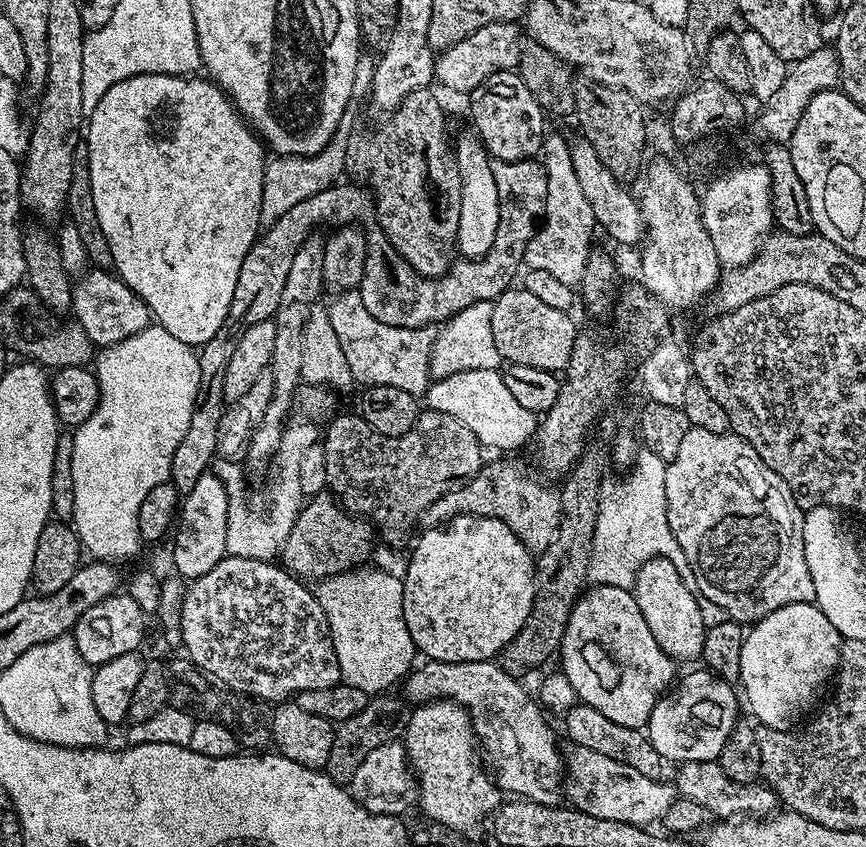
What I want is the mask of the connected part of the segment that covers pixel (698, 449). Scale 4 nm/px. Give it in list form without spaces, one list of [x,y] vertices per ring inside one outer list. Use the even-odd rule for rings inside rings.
[[[689,427],[678,454],[666,464],[666,514],[668,525],[690,562],[695,583],[704,584],[703,599],[739,622],[755,622],[774,610],[791,604],[810,604],[815,601],[814,578],[806,566],[804,549],[804,512],[786,482],[770,466],[758,458],[758,454],[741,436],[712,434]],[[736,516],[774,516],[778,526],[792,528],[768,528],[780,536],[780,544],[768,544],[768,562],[762,570],[754,568],[756,580],[748,580],[748,550],[758,552],[758,542],[746,540],[742,546],[730,546],[714,542],[708,552],[704,544],[710,534],[686,534],[694,530],[674,530],[674,524],[726,524]]]

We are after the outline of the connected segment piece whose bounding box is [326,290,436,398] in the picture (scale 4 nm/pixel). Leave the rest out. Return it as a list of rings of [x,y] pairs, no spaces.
[[[359,291],[344,292],[328,308],[327,327],[337,334],[351,379],[360,386],[398,386],[411,396],[420,398],[427,393],[430,377],[428,363],[436,332],[431,327],[406,328],[399,322],[387,324],[376,316]]]

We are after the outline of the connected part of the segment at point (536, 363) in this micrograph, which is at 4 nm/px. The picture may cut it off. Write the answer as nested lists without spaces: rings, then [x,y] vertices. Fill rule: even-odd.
[[[522,286],[508,288],[497,300],[492,301],[492,317],[490,326],[494,330],[494,346],[498,346],[498,354],[501,361],[509,364],[521,364],[522,366],[534,366],[538,370],[546,370],[553,374],[563,373],[570,362],[571,350],[578,333],[578,325],[571,320],[571,315],[562,310],[554,310],[554,306],[546,306],[530,290]]]

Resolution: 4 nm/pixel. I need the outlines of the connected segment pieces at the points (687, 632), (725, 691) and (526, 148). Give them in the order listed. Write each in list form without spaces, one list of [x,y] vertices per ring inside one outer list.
[[[653,558],[639,565],[634,585],[638,610],[642,610],[642,618],[646,618],[650,634],[654,634],[654,642],[658,642],[660,649],[674,662],[699,661],[703,654],[706,612],[703,607],[700,609],[701,601],[698,596],[696,601],[688,587],[669,560]]]
[[[706,668],[686,675],[680,682],[678,680],[676,687],[667,691],[651,712],[651,717],[646,725],[648,739],[658,750],[661,759],[672,760],[674,764],[681,764],[685,761],[717,761],[723,748],[729,742],[724,739],[724,724],[730,724],[735,728],[738,724],[738,702],[740,703],[740,700],[737,691],[735,694],[731,683],[717,678]]]
[[[505,70],[490,74],[488,80],[482,81],[470,93],[472,99],[472,116],[480,126],[479,137],[483,140],[486,148],[493,157],[502,162],[511,162],[514,160],[523,160],[532,158],[541,151],[542,145],[546,139],[544,132],[545,109],[532,96],[532,91],[526,86],[526,82],[516,70]]]

